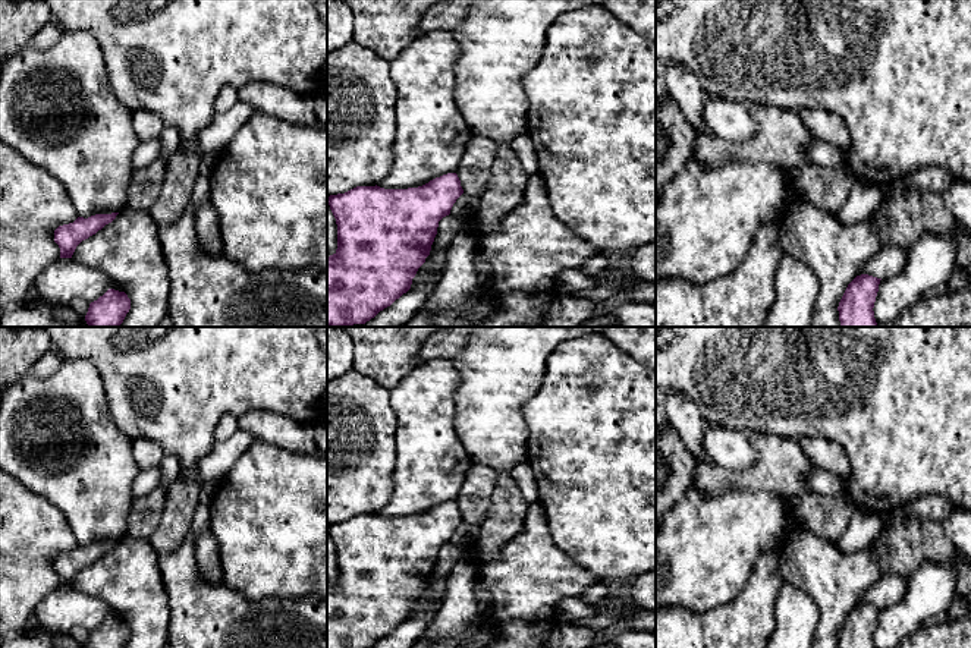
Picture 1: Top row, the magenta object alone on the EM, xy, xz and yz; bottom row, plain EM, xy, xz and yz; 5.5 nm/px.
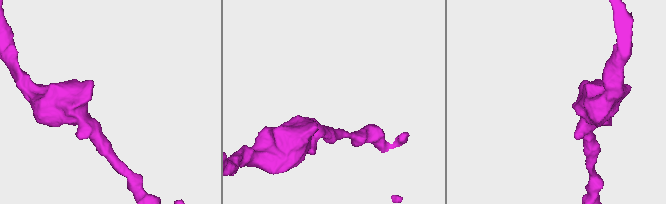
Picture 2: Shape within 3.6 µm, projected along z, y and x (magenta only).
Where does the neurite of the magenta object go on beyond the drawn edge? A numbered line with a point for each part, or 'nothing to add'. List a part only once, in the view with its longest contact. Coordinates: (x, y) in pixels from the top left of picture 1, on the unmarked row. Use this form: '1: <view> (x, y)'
nothing to add

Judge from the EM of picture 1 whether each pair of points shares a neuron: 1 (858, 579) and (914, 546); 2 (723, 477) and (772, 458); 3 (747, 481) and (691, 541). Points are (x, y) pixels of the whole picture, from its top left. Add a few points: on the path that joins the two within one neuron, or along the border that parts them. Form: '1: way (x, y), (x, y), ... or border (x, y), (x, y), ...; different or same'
1: border (870, 546), (874, 550), (877, 565), (885, 572); different
2: way (735, 478), (751, 478), (760, 469); same
3: border (773, 494), (728, 490), (716, 496), (706, 496); different

